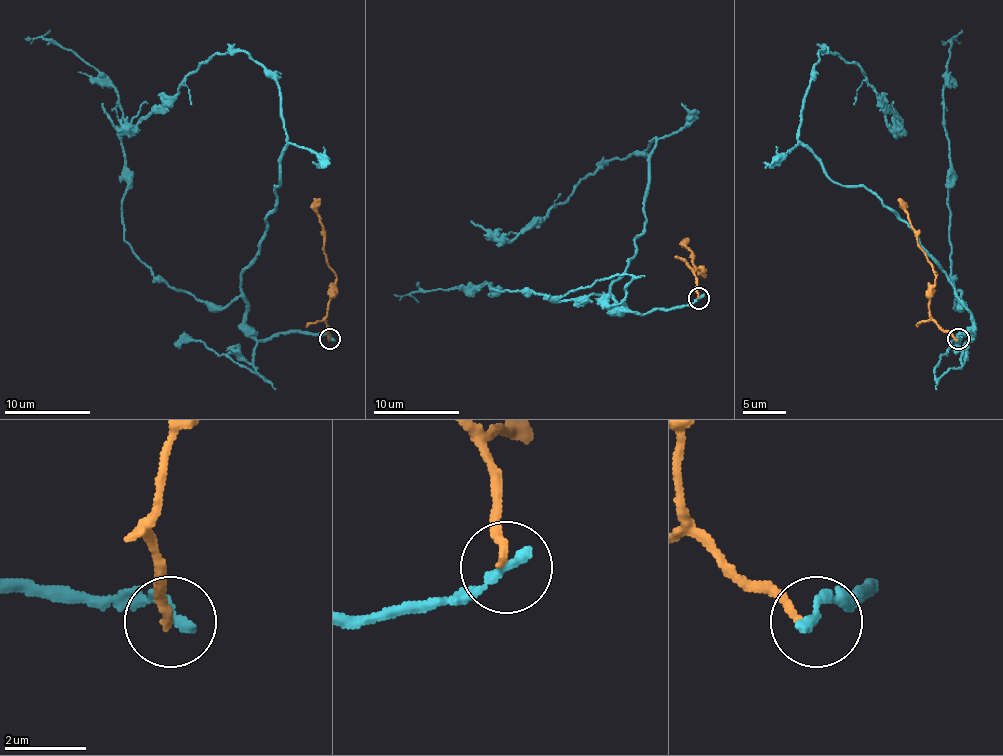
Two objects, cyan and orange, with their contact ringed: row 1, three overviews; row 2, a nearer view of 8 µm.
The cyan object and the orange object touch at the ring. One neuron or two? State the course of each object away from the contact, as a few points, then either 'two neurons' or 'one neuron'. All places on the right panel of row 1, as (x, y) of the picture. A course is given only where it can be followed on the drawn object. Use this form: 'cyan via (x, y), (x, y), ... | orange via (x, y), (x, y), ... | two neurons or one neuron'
cyan via (958, 339), (973, 335), (970, 311), (947, 272), (798, 138), (819, 52), (862, 71), (901, 125), (880, 104) | orange via (958, 339), (929, 313), (929, 287), (936, 281), (936, 272), (906, 210), (897, 199) | two neurons

